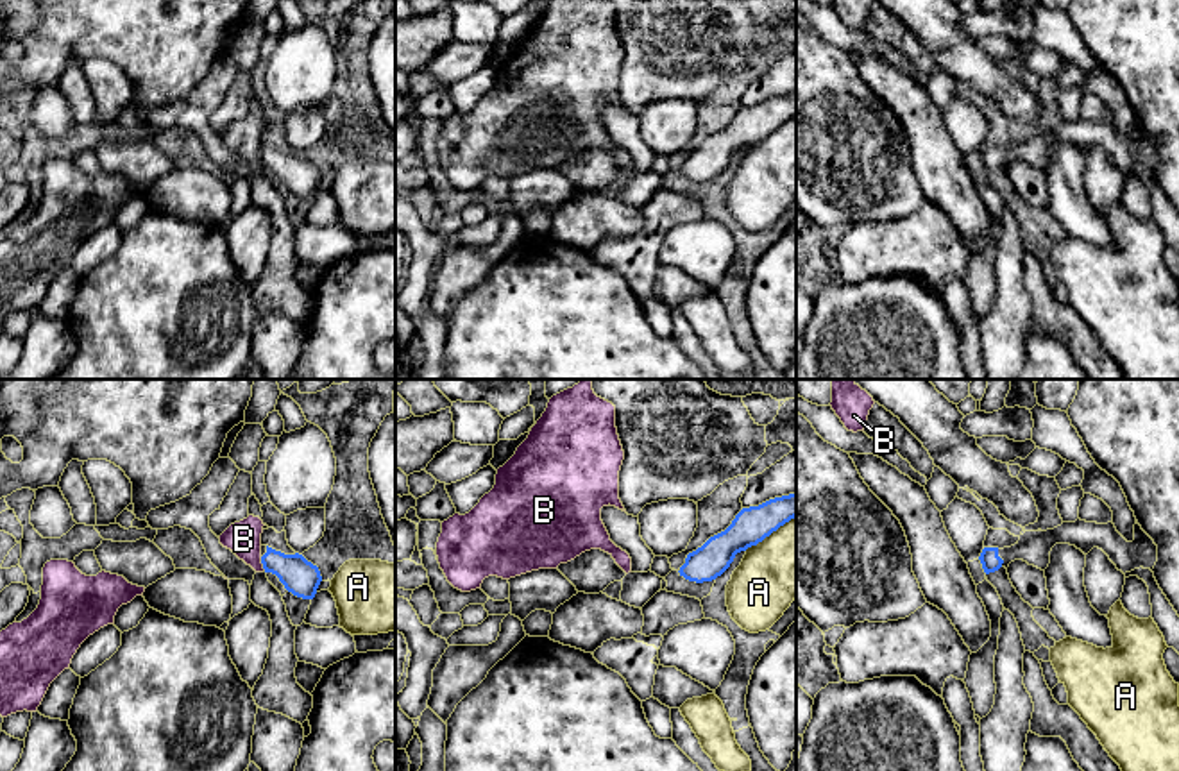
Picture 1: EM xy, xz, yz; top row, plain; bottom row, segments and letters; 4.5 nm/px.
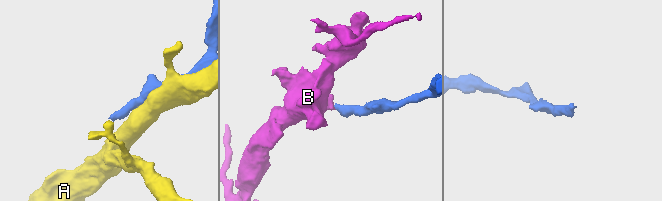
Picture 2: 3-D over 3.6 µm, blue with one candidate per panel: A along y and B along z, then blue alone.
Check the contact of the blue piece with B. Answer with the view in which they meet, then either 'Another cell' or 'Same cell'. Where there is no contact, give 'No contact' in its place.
Touches blue in xy. Another cell

